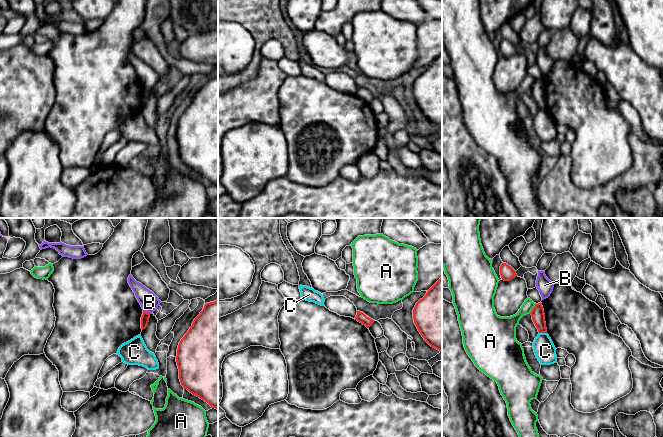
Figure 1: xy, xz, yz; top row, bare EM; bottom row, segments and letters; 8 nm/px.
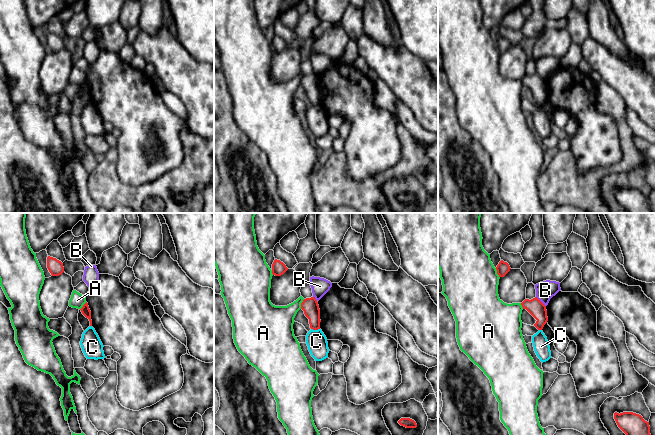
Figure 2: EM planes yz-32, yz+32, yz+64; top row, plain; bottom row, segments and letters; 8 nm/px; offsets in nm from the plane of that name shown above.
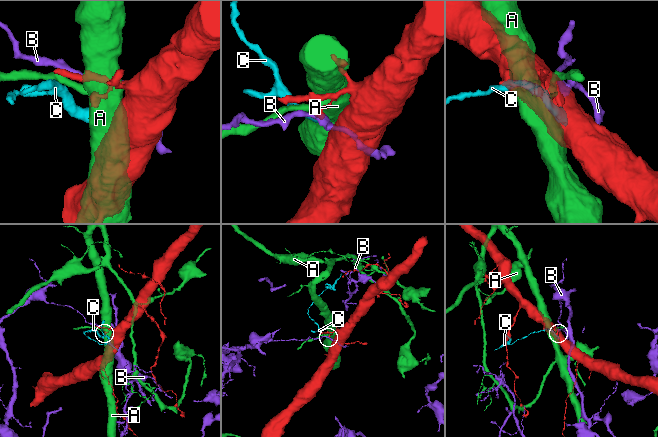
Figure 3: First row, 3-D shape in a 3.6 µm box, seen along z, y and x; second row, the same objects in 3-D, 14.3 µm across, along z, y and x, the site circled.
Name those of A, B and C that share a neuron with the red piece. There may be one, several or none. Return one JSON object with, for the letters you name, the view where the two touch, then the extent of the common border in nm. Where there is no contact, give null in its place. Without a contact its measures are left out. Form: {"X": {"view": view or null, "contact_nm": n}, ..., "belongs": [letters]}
{"belongs": []}

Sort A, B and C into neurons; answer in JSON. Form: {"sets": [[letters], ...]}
{"sets": [["A"], ["B"], ["C"]]}

